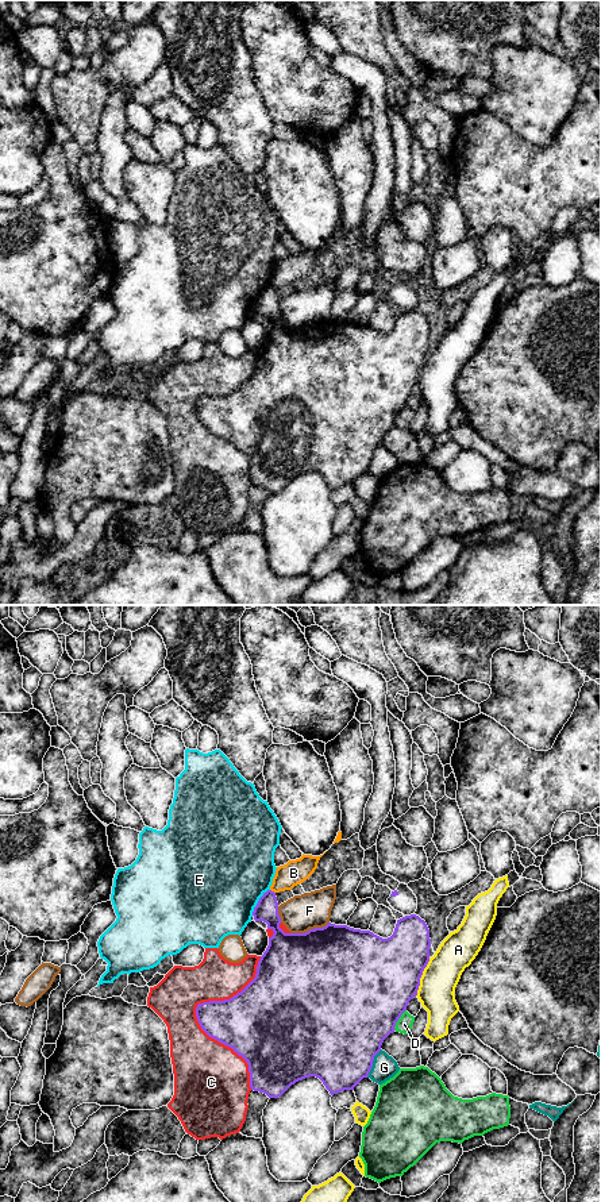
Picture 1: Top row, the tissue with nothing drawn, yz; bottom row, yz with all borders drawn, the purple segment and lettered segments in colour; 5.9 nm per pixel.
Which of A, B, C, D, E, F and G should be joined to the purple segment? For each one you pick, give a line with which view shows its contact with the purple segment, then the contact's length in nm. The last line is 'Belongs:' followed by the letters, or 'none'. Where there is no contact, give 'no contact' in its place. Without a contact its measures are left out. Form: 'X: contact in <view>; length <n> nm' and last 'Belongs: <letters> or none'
Belongs: none

